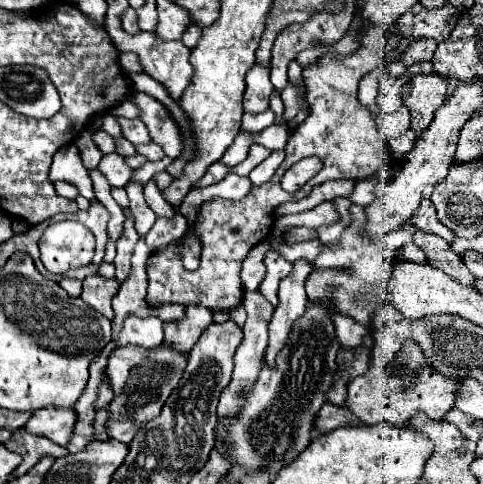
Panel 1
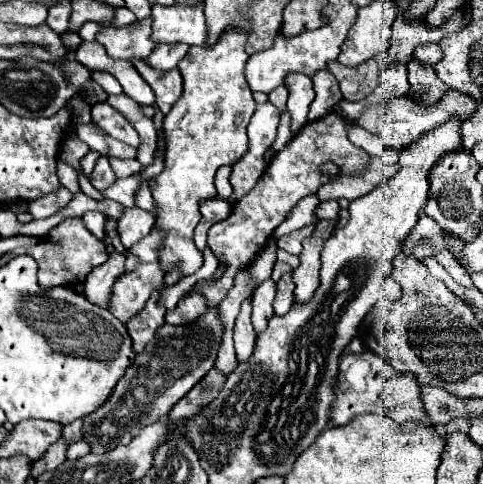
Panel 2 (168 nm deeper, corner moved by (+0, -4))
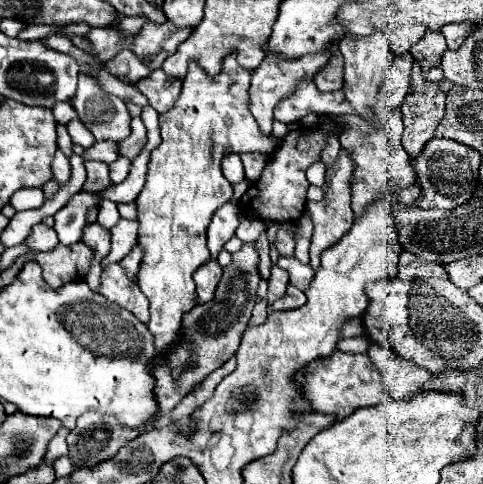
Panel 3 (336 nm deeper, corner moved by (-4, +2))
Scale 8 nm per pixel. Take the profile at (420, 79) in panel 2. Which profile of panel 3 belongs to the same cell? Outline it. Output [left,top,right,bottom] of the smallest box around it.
[410,32,446,72]

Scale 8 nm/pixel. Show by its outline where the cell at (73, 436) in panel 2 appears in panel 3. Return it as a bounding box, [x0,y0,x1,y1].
[44,426,70,462]

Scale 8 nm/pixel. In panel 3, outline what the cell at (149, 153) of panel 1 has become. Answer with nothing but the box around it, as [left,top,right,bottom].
[84,140,120,164]

